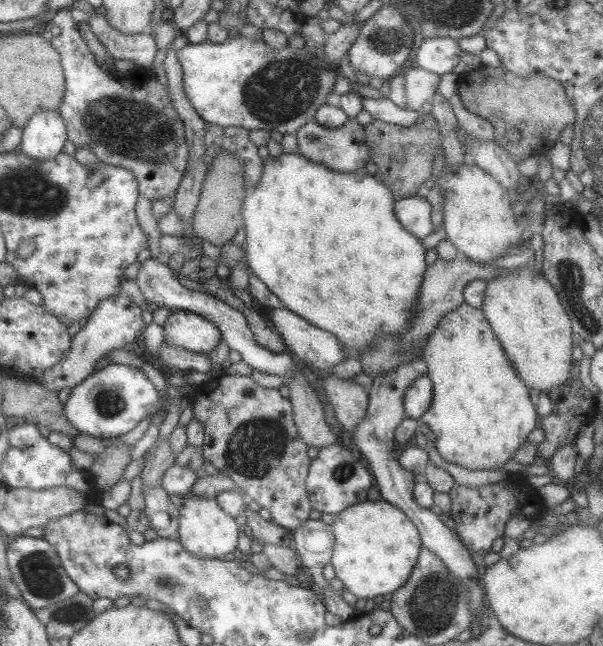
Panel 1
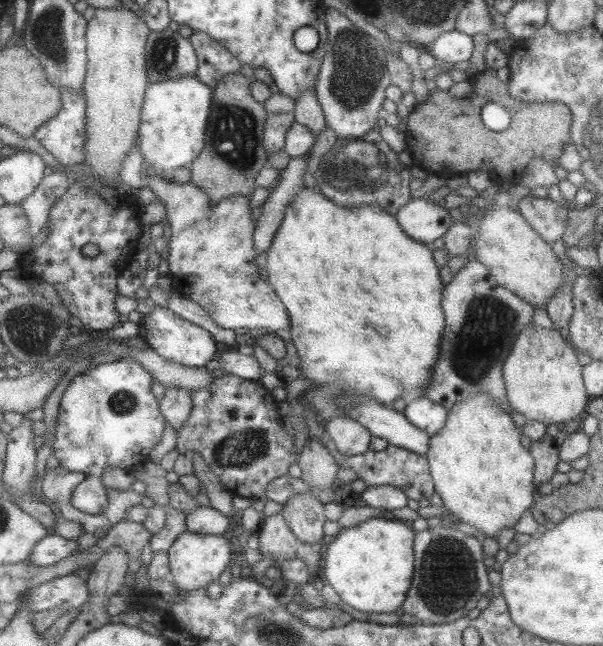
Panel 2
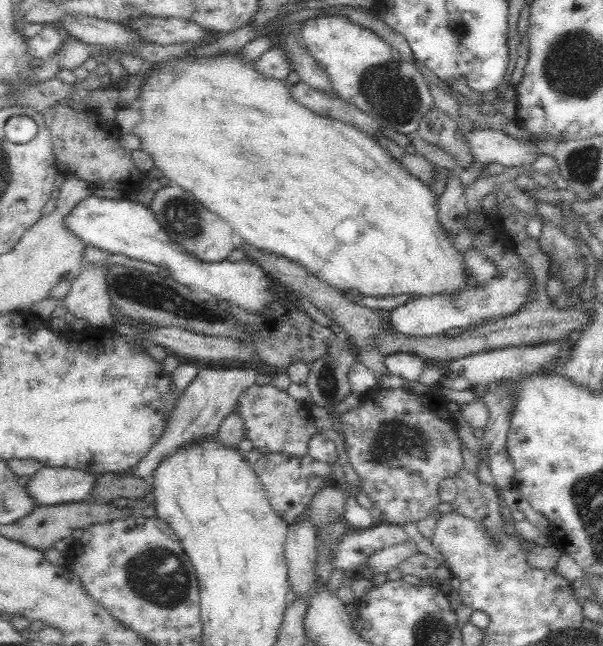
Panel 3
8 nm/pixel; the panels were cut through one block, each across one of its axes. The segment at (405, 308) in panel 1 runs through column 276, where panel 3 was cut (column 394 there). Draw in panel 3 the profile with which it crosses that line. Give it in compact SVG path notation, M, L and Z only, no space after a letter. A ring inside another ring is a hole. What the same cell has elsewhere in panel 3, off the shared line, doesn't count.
M222 53L211 56L207 60L166 59L162 67L146 79L141 88L139 98L142 99L141 121L135 126L136 134L142 142L140 150L148 152L154 164L162 170L163 176L170 178L202 203L208 210L221 216L233 229L238 241L242 241L256 249L282 256L293 263L306 268L310 275L320 279L341 293L353 292L358 296L408 295L410 299L430 295L453 295L468 287L476 287L470 280L471 274L464 264L464 252L456 249L454 236L442 228L438 220L438 195L430 189L430 185L412 175L396 157L390 155L376 140L367 136L351 124L324 116L300 105L292 99L288 83L285 79L269 79L254 71L252 63L244 61L236 53Z

